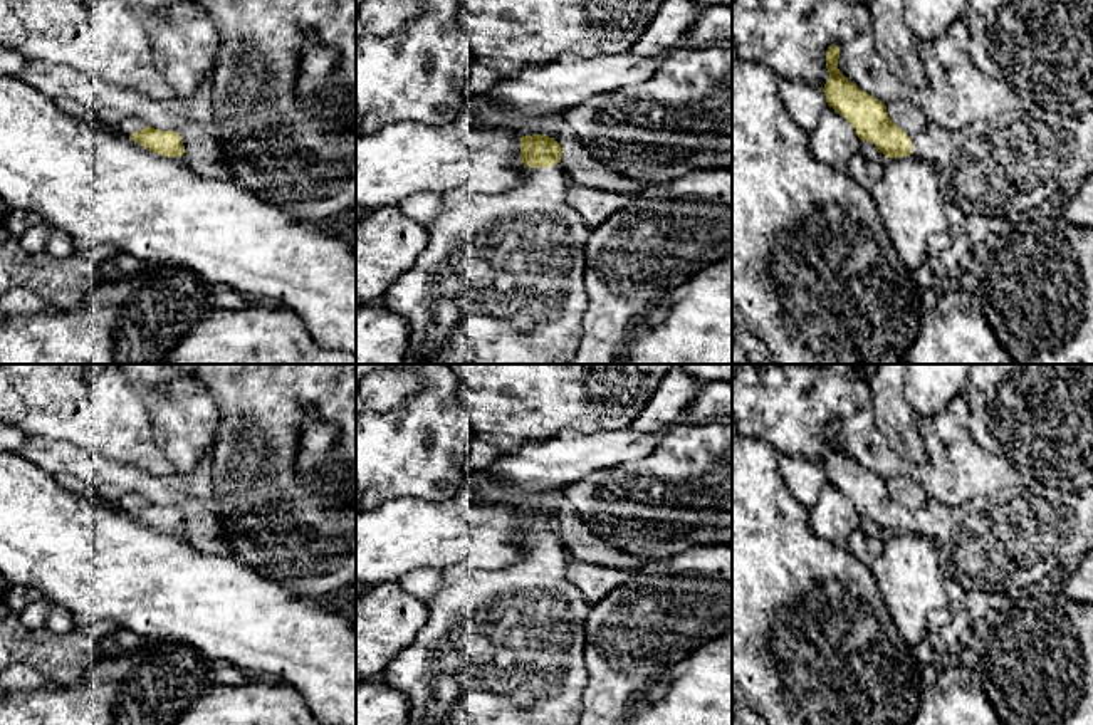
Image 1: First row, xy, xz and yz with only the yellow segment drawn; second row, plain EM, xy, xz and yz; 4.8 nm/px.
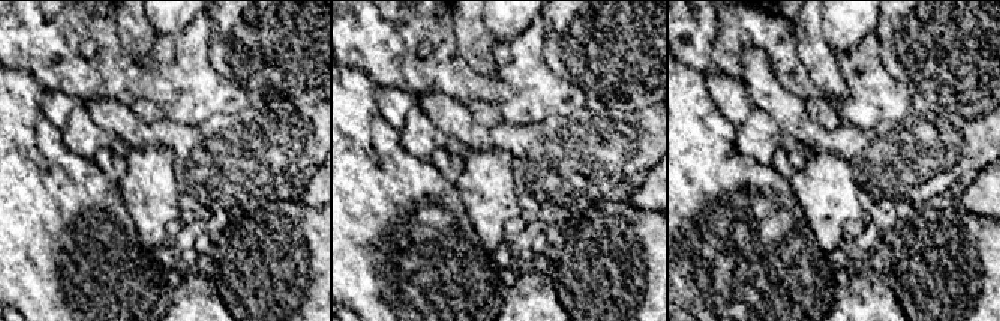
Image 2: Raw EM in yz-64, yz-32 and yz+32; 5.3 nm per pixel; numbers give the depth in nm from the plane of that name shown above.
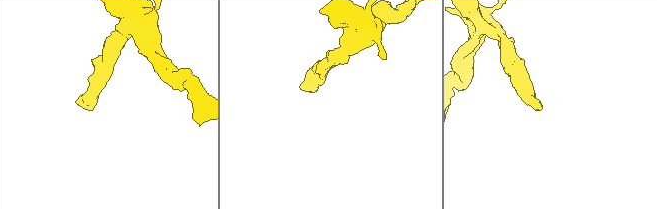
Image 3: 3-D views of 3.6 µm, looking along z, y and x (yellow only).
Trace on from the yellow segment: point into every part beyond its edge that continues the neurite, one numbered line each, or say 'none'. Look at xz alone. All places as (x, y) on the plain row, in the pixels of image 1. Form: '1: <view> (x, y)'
1: xz (501, 646)

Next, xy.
1: xy (126, 504)

